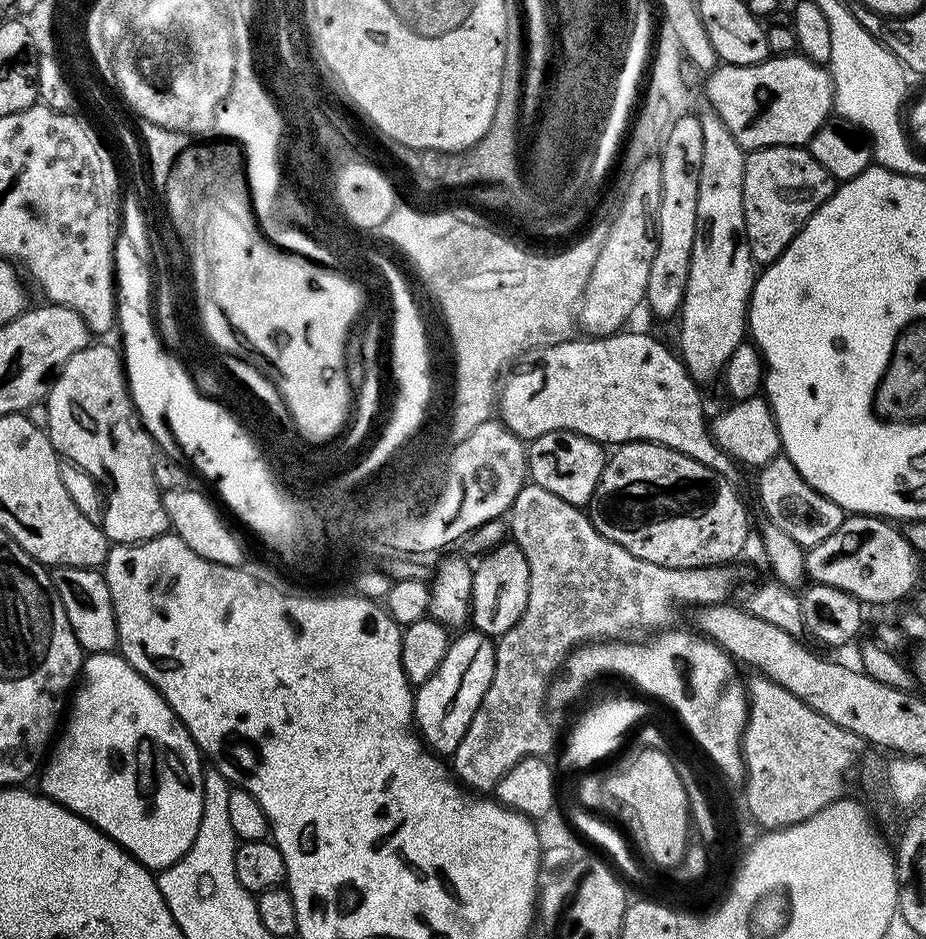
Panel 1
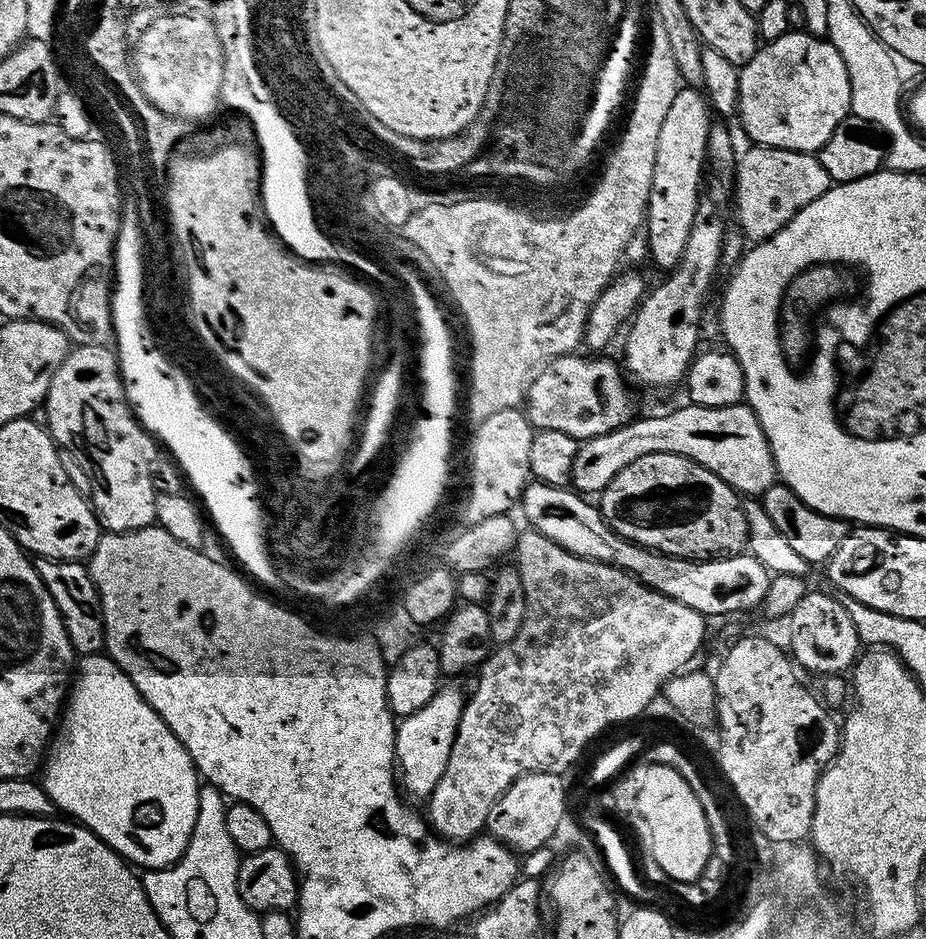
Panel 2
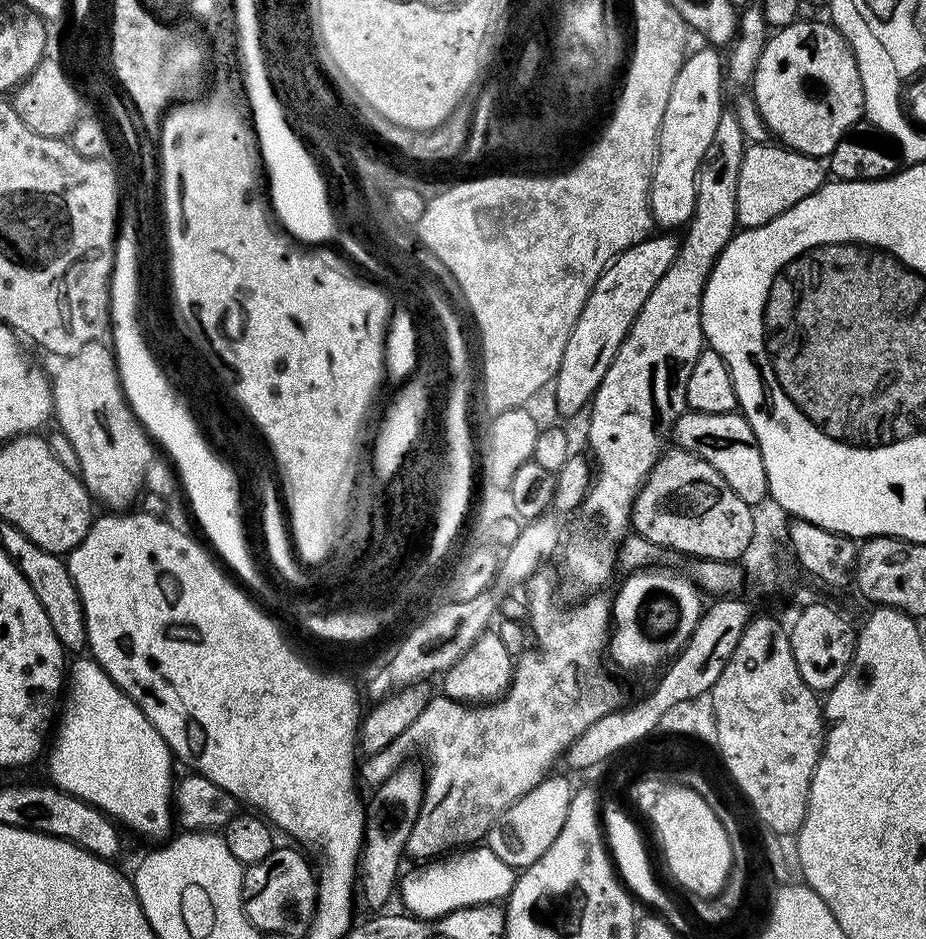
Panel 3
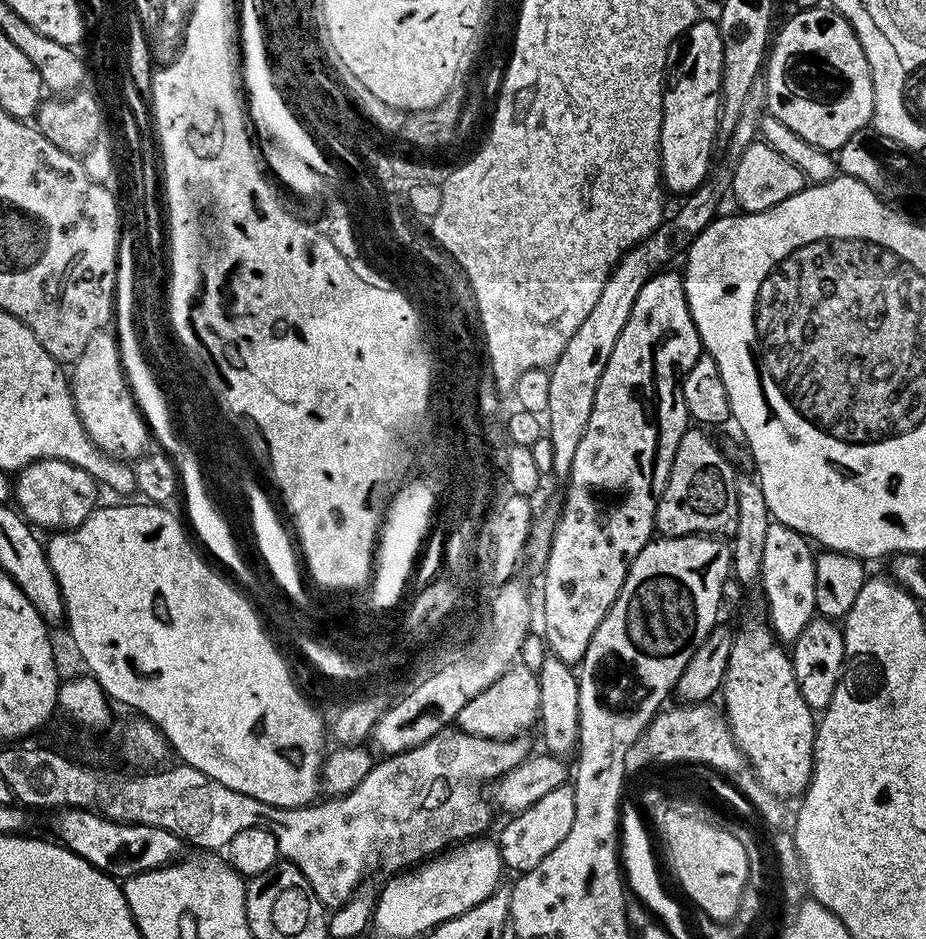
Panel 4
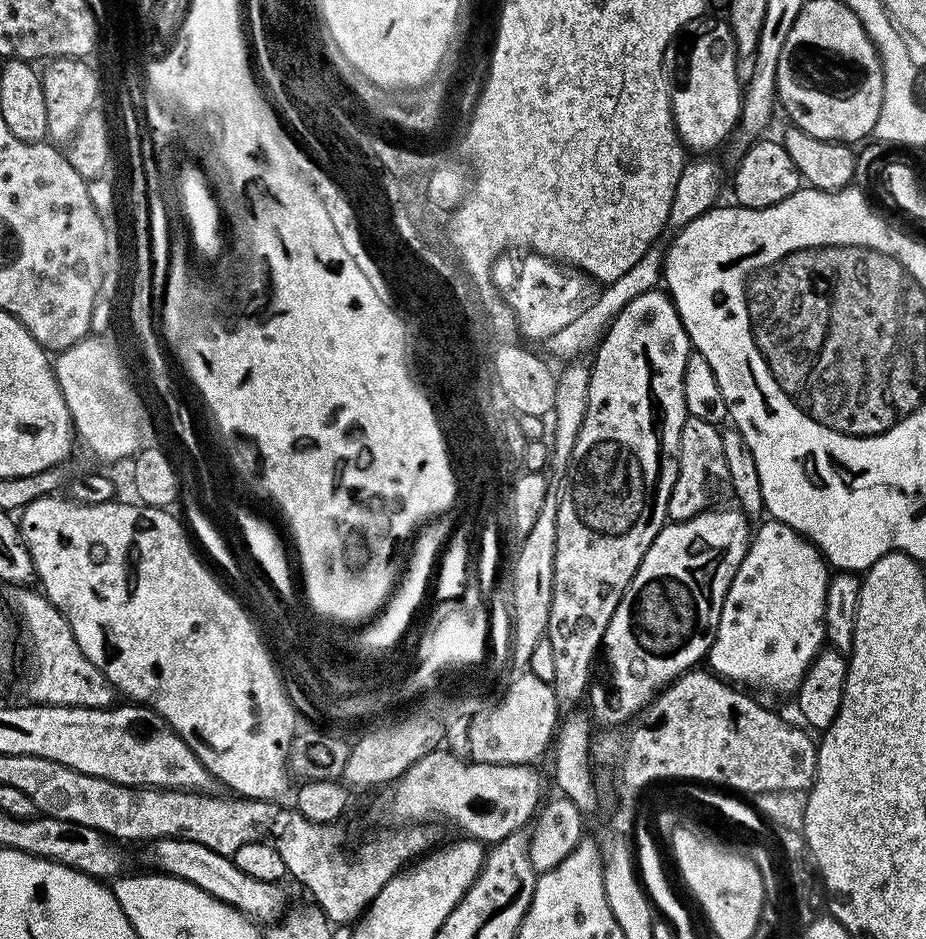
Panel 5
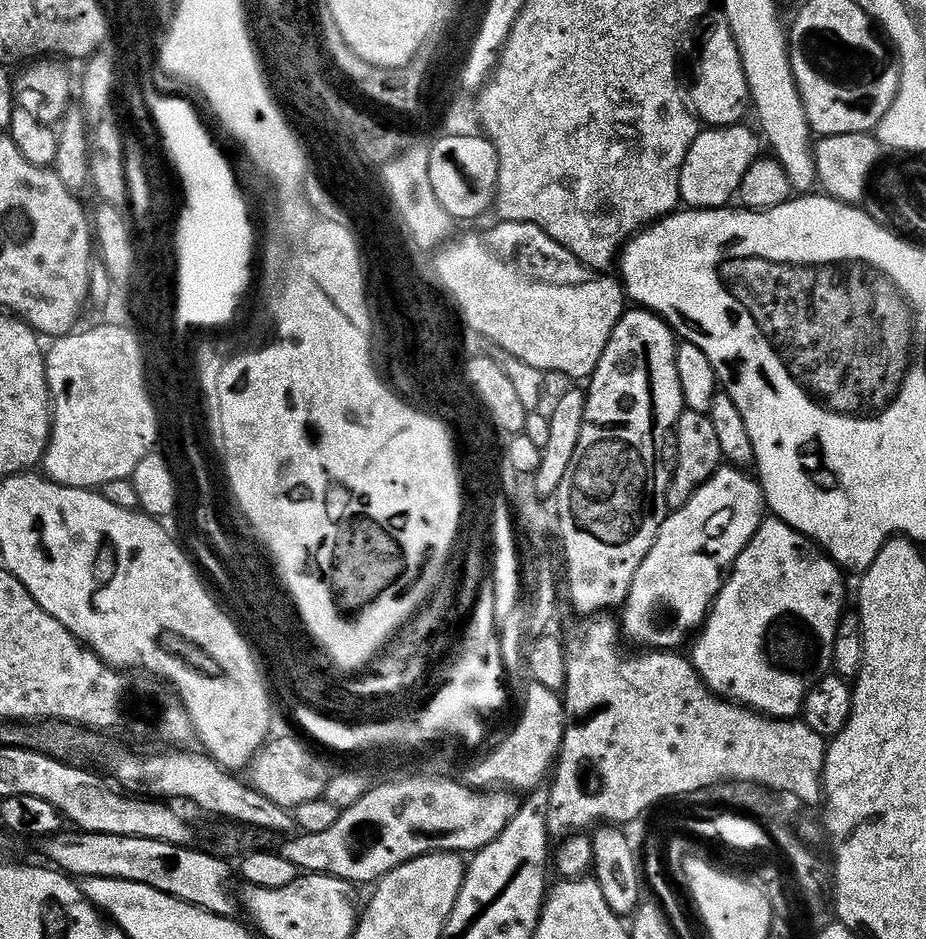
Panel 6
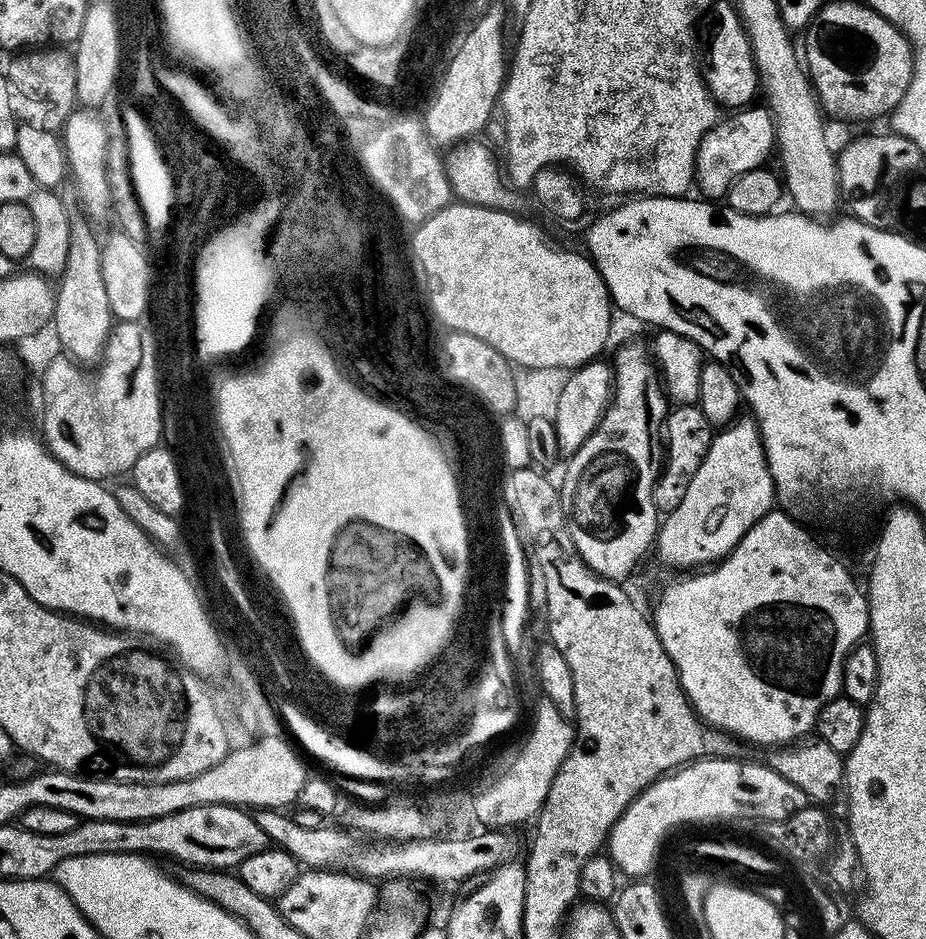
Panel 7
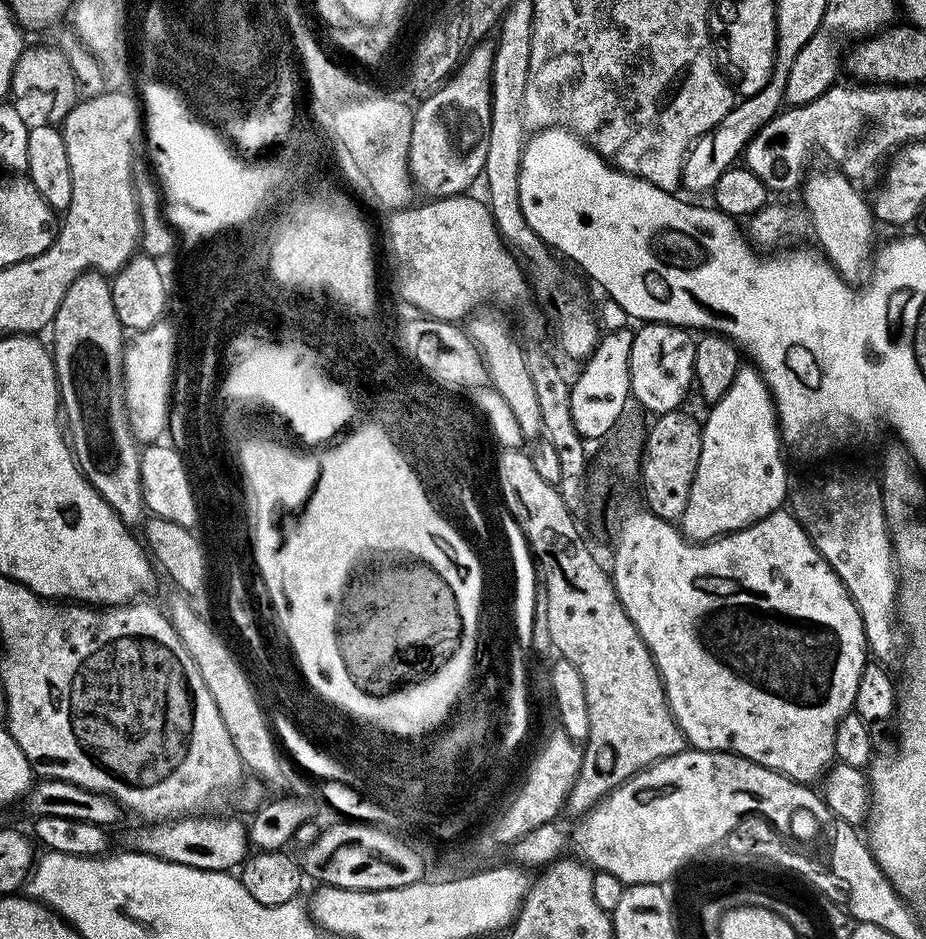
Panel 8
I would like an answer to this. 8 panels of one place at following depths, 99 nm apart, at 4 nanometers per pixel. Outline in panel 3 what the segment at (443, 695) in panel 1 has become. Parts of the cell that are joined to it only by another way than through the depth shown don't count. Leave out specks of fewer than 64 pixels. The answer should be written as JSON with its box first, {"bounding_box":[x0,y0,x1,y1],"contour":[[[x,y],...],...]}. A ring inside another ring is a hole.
{"bounding_box":[358,762,426,910],"contour":[[[405,762],[394,774],[390,774],[376,789],[376,797],[370,800],[370,811],[366,816],[364,829],[364,847],[360,853],[358,865],[358,892],[364,895],[364,904],[368,910],[380,910],[388,899],[393,899],[398,884],[396,871],[400,868],[400,855],[405,855],[410,830],[420,813],[424,801],[424,782],[426,772],[412,762]]]}

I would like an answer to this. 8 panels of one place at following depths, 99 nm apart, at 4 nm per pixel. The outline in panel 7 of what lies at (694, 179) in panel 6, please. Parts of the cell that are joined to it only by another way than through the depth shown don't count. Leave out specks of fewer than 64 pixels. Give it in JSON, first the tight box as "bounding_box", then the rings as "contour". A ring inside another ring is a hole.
{"bounding_box":[694,106,776,198],"contour":[[[749,106],[743,110],[737,111],[729,120],[721,119],[715,128],[704,135],[702,142],[698,146],[698,154],[696,155],[696,174],[694,184],[697,189],[701,188],[703,195],[708,198],[716,198],[712,196],[727,197],[730,186],[734,186],[734,182],[738,178],[742,178],[742,174],[746,174],[755,168],[763,168],[769,163],[768,155],[773,155],[776,148],[776,122],[767,107]]]}

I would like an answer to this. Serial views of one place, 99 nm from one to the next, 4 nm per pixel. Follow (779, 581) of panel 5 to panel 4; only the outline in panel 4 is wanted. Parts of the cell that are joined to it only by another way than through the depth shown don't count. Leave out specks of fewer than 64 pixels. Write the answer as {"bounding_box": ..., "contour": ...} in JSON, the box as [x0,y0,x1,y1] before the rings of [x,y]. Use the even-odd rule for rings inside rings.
{"bounding_box":[759,522,817,641],"contour":[[[772,522],[766,531],[759,587],[764,587],[768,619],[772,631],[781,641],[796,641],[804,627],[817,615],[814,594],[814,566],[816,556],[808,537],[790,526]]]}

